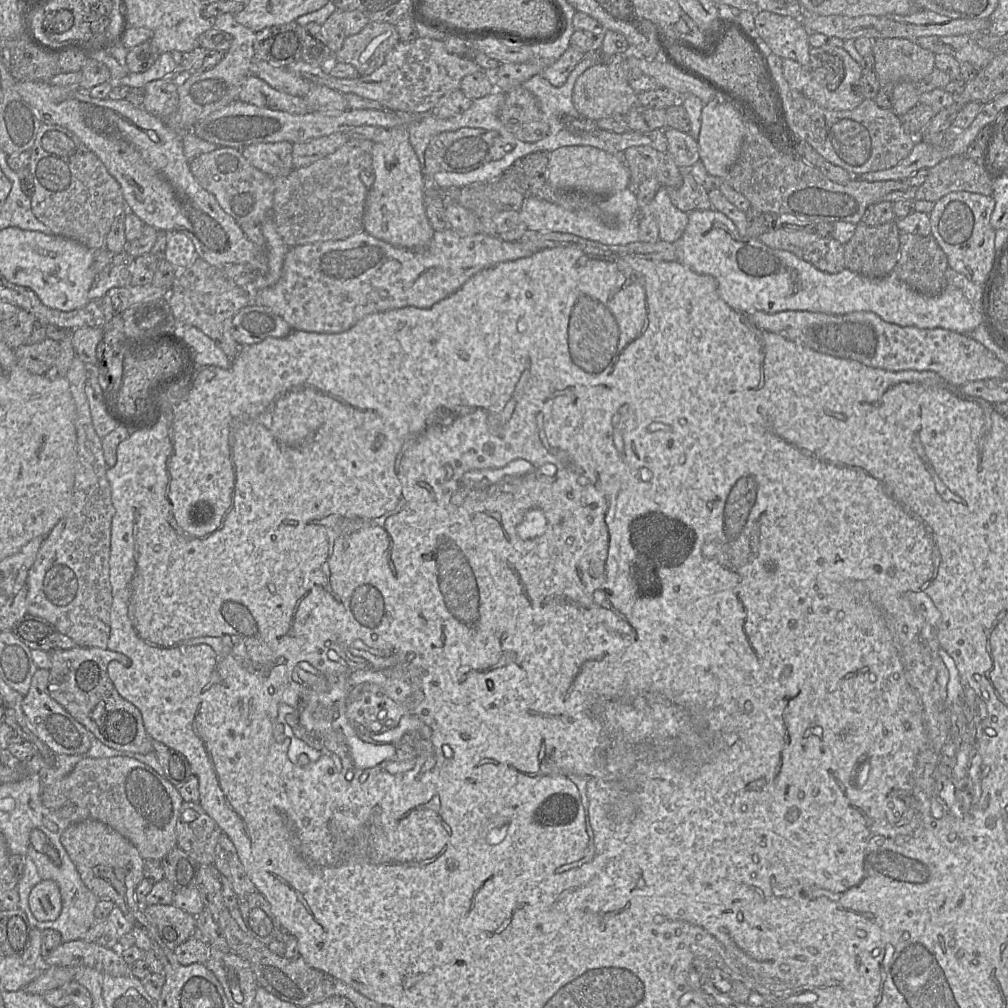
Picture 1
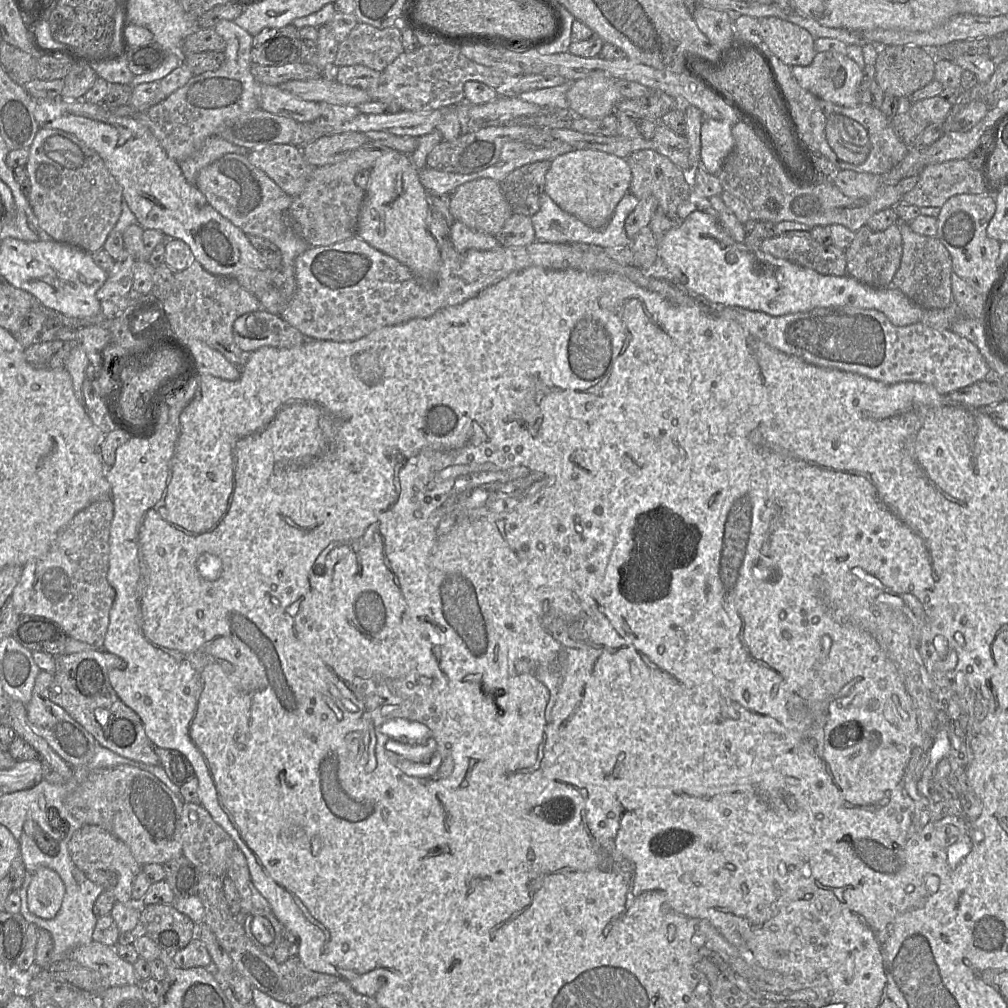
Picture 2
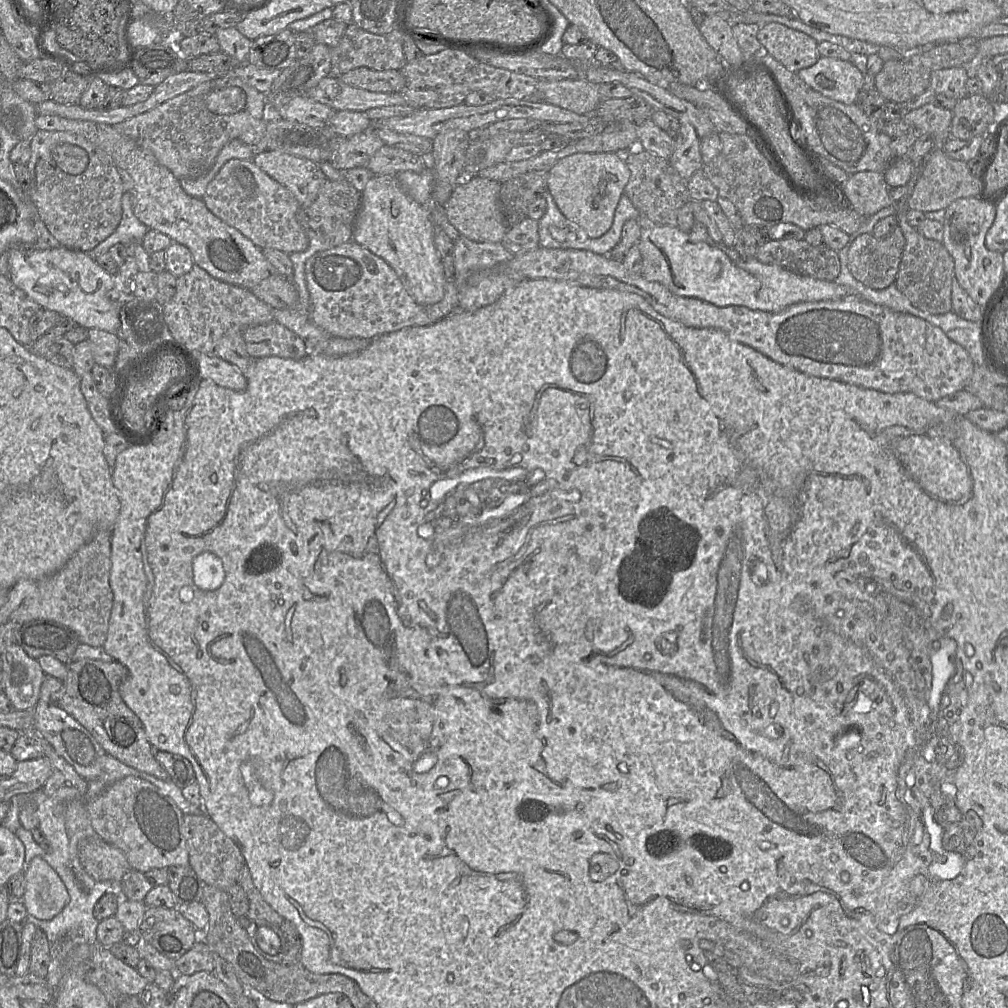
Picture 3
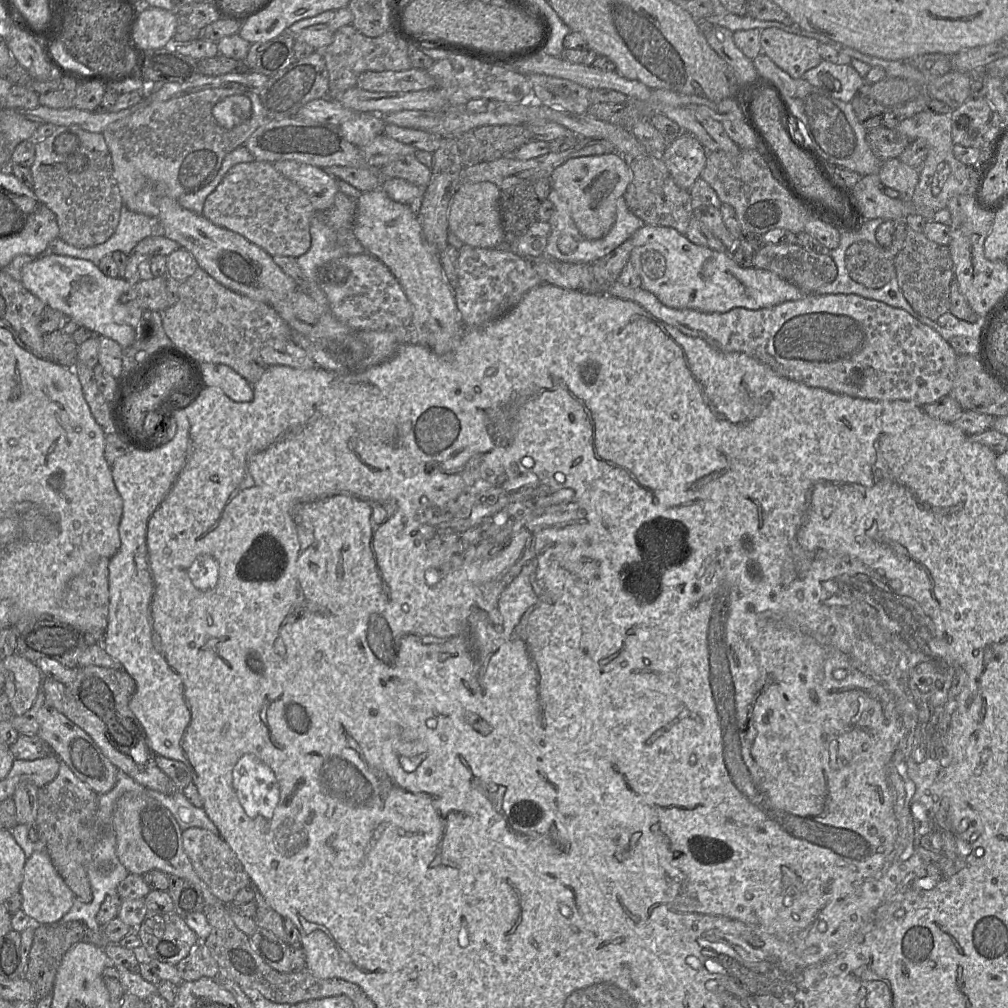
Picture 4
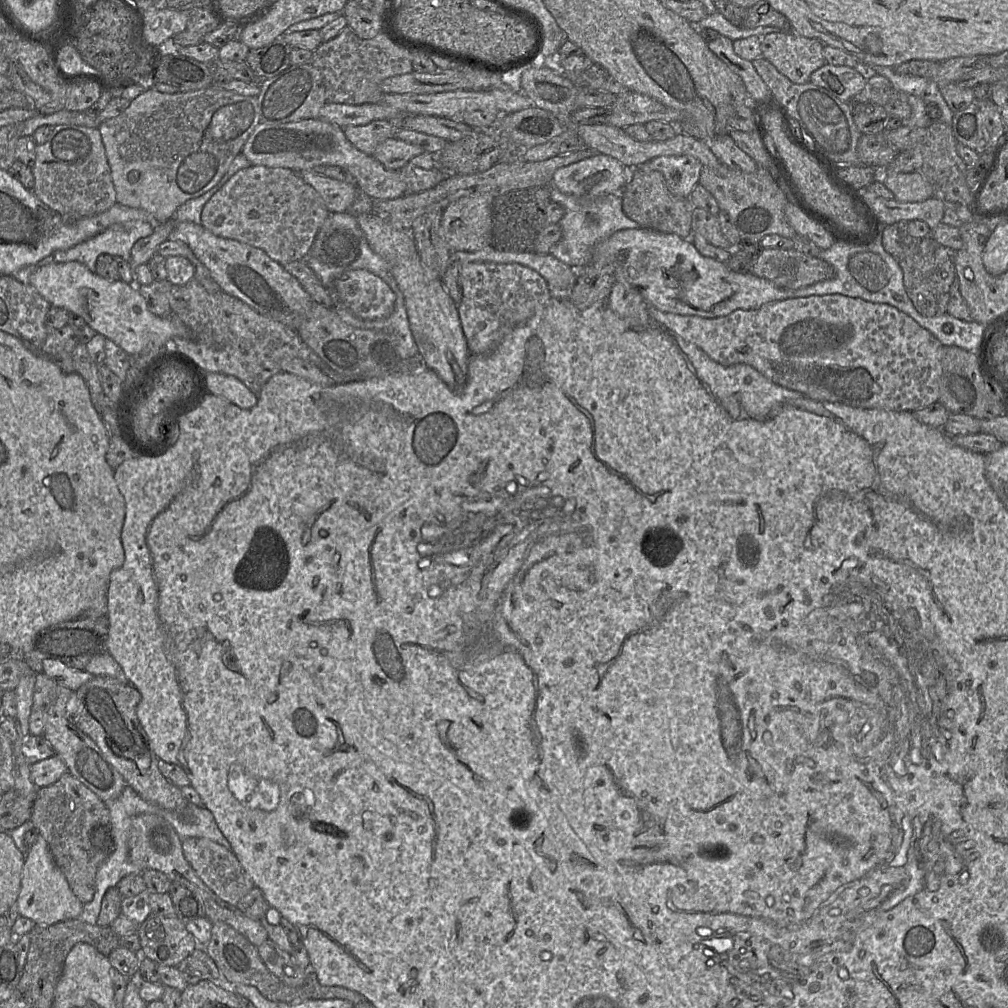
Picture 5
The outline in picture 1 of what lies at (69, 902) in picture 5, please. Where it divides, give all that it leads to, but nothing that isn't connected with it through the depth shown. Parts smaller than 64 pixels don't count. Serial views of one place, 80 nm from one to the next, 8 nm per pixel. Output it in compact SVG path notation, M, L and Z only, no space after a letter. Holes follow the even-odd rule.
M41 880L29 894L29 907L39 921L54 921L62 909L60 889L53 880Z

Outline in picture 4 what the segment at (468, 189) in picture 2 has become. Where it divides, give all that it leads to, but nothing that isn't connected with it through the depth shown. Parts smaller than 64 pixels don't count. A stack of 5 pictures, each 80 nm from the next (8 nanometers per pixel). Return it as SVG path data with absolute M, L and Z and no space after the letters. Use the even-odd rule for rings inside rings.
M492 182L465 183L458 187L448 209L448 228L463 244L495 248L504 237L499 210L500 189Z

